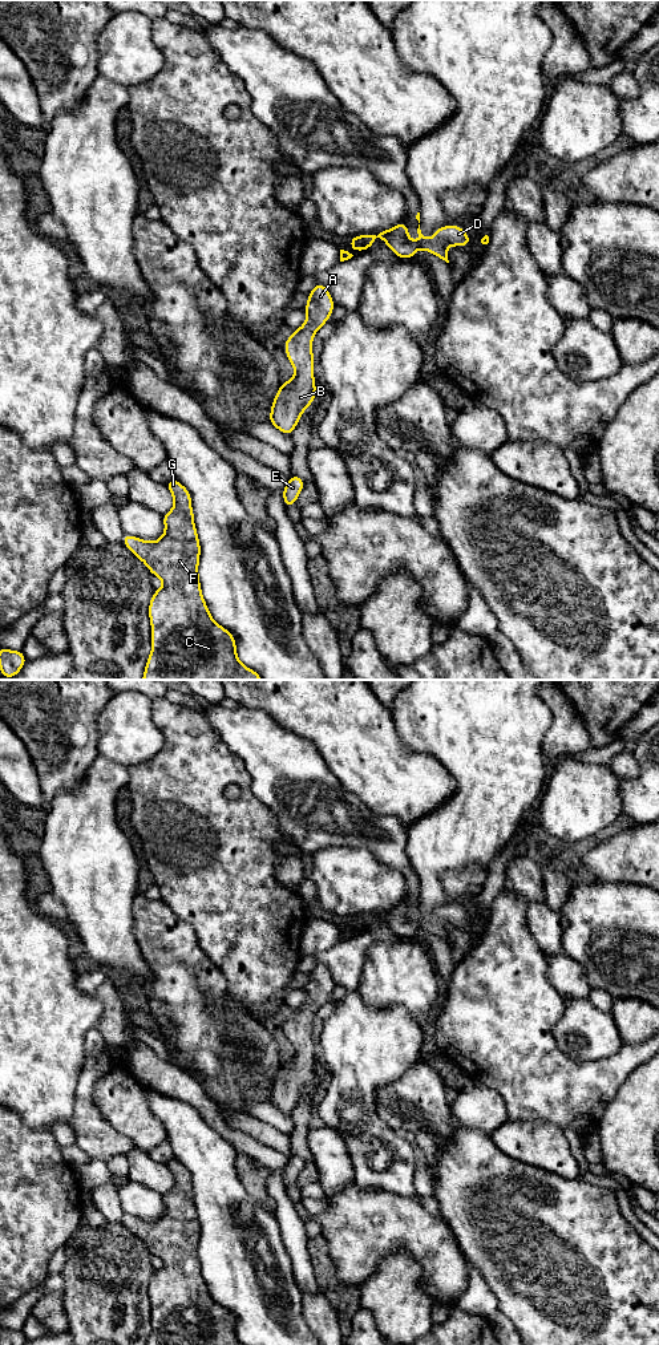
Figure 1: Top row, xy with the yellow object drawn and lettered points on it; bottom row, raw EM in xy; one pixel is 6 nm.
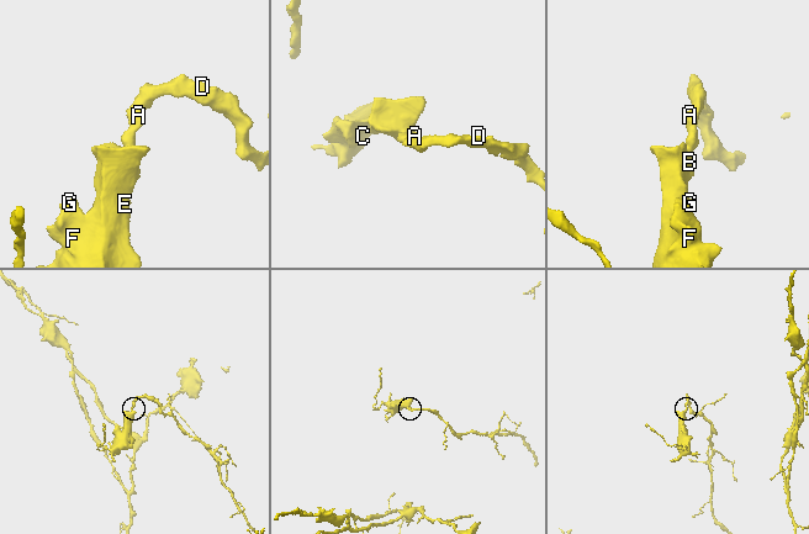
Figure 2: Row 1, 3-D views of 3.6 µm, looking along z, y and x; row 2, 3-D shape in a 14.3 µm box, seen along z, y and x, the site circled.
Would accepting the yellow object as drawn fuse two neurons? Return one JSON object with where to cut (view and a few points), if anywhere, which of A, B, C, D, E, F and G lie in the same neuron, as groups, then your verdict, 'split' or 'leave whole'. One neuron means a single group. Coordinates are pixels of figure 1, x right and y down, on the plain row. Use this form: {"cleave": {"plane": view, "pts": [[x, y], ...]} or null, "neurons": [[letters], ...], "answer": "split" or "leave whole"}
{"cleave": null, "neurons": [["A", "B", "C", "D", "E", "F", "G"]], "answer": "leave whole"}

